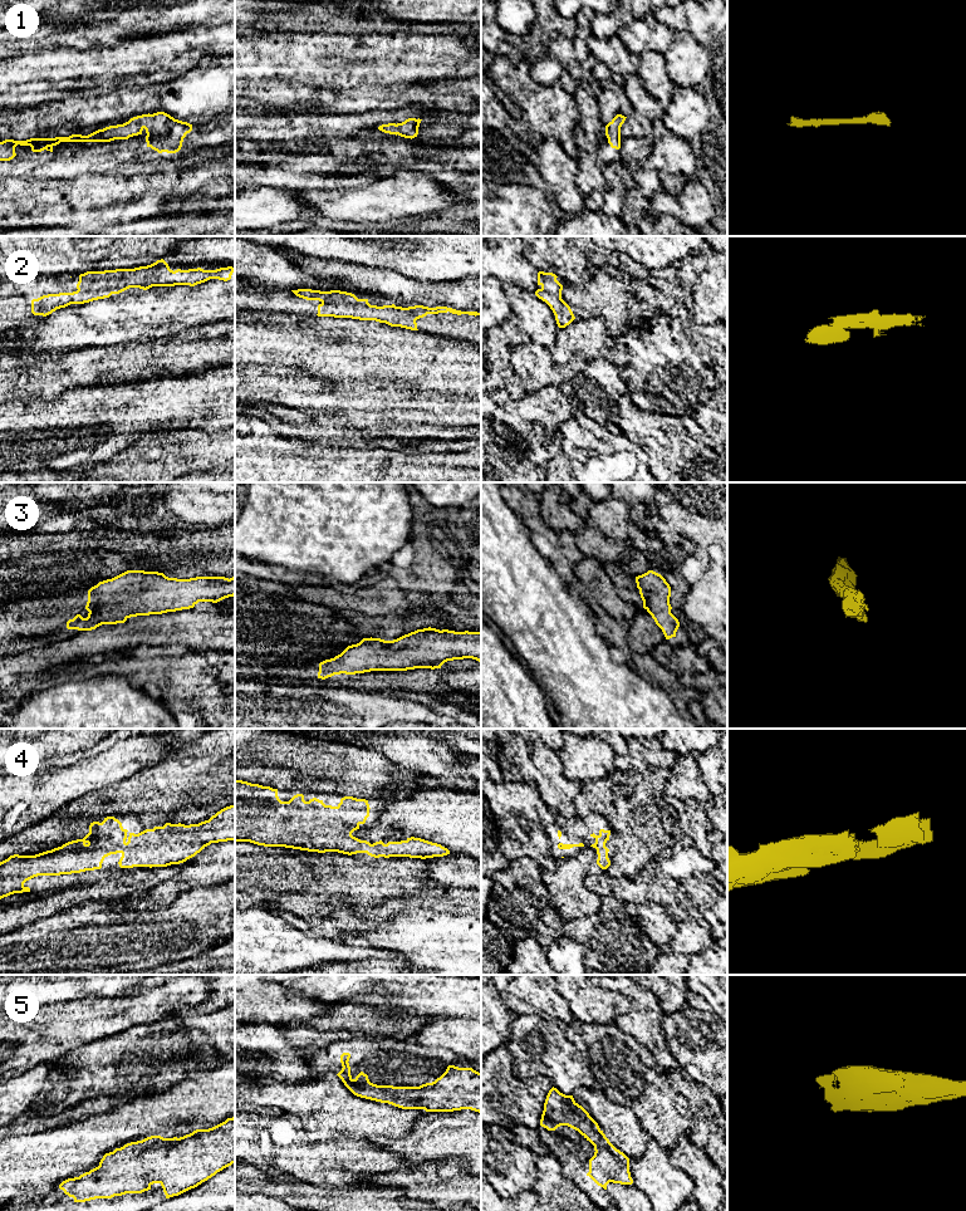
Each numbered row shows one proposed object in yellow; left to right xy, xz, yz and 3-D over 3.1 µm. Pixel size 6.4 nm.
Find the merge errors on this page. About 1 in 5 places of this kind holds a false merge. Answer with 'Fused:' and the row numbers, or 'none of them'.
Fused: none of them

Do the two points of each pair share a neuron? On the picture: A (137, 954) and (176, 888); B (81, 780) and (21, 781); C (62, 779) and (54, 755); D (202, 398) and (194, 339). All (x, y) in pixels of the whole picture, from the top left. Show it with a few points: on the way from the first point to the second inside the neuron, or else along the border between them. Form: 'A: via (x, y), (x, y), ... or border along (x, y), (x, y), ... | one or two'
A: border along (191, 890), (180, 893), (163, 907), (137, 911) | two
B: via (65, 783), (47, 790), (37, 790) | one
C: border along (86, 756), (68, 765), (49, 765), (43, 769) | two
D: border along (221, 366), (207, 368), (202, 372), (170, 376) | two

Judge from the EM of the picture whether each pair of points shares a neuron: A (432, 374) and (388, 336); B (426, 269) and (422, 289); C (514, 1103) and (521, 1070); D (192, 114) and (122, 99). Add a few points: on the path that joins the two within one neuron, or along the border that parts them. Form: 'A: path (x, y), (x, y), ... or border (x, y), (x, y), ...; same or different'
A: path (421, 363), (412, 359), (400, 347); same
B: border (396, 271), (420, 280), (452, 280); different
C: border (514, 1074), (521, 1080), (537, 1075), (549, 1079); different
D: path (175, 99), (140, 99); same

